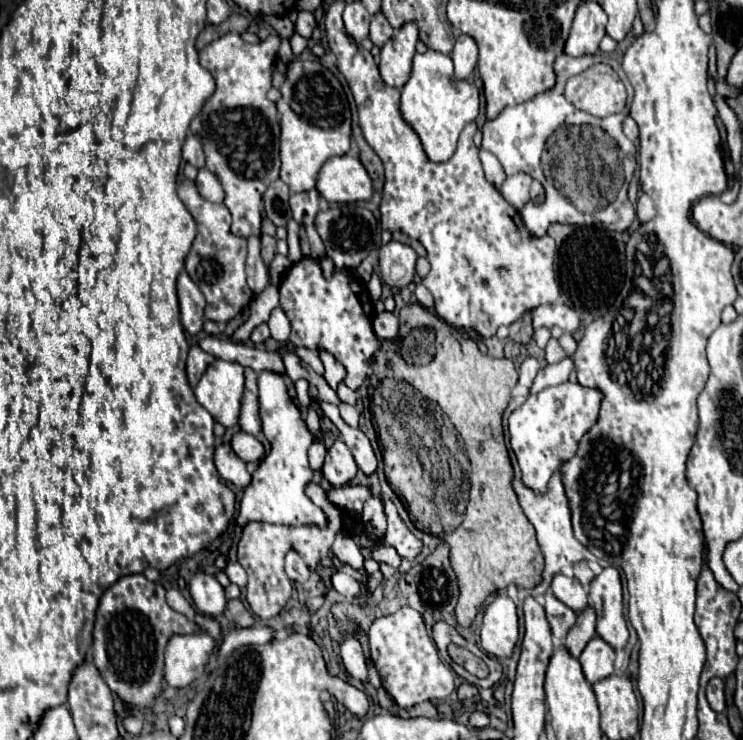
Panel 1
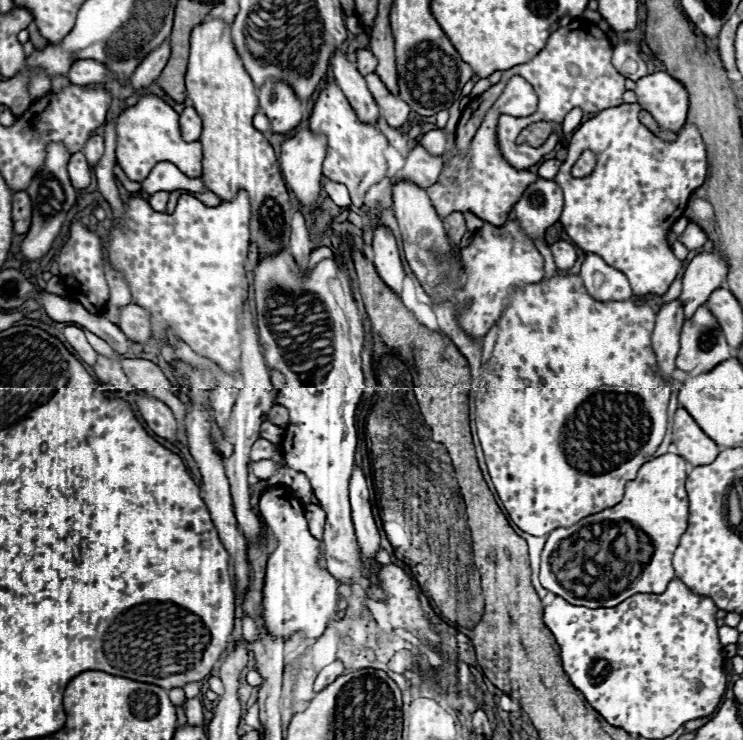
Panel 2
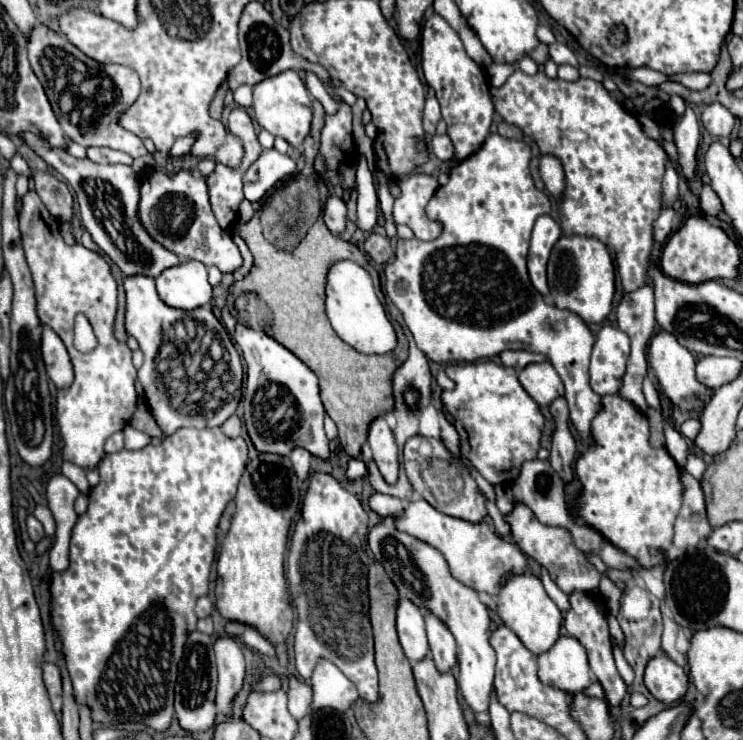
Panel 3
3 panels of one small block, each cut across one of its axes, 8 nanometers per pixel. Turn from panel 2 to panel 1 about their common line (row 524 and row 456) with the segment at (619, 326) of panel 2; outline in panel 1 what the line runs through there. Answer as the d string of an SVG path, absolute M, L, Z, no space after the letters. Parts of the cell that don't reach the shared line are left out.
M564 382L554 388L544 388L532 394L510 416L510 444L522 468L524 484L536 492L544 492L554 470L560 470L560 462L572 458L578 448L578 440L596 422L602 402L602 392L584 388L578 382Z

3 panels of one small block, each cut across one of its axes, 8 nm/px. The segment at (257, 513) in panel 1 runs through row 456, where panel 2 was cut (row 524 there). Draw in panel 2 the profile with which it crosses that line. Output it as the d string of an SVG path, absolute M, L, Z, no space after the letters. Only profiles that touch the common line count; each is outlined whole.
M272 486L264 490L258 508L264 528L270 530L276 540L276 548L268 558L264 580L264 626L272 636L282 640L288 640L294 634L302 634L310 642L318 640L338 604L338 582L326 570L324 556L320 554L320 540L308 532L304 506L290 488Z

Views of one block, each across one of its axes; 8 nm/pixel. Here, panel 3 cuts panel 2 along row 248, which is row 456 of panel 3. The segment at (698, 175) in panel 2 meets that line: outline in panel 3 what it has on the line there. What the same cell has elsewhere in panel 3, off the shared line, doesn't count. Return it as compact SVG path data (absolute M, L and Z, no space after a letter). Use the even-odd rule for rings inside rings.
M618 394L602 398L604 408L592 422L592 434L596 444L588 446L584 454L576 460L576 476L584 486L578 498L578 518L576 522L596 528L606 536L616 548L624 550L628 556L636 558L642 568L654 568L668 560L668 550L672 548L674 520L682 506L684 486L680 484L680 466L668 454L666 448L652 448L648 442L648 420L632 404L628 404ZM648 548L656 548L658 556L650 556Z

